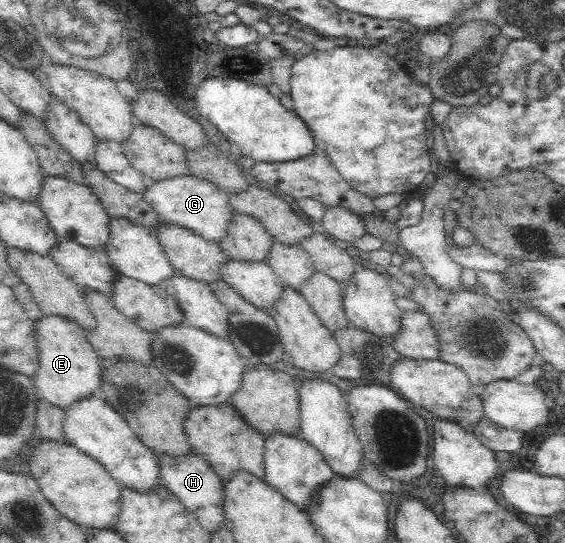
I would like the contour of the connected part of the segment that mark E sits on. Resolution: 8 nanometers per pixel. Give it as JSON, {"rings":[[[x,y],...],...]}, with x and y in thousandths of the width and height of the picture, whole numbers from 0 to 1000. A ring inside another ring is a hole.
{"rings":[[[74,580],[69,587],[58,589],[58,597],[65,676],[53,691],[53,700],[65,727],[112,753],[129,737],[175,718],[179,659],[154,626],[150,606],[113,580]]]}

